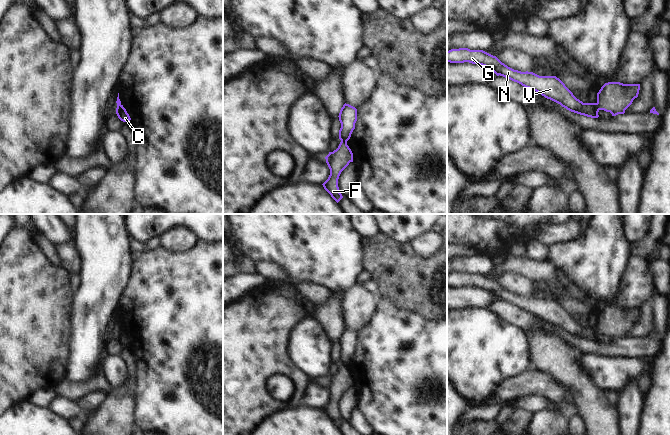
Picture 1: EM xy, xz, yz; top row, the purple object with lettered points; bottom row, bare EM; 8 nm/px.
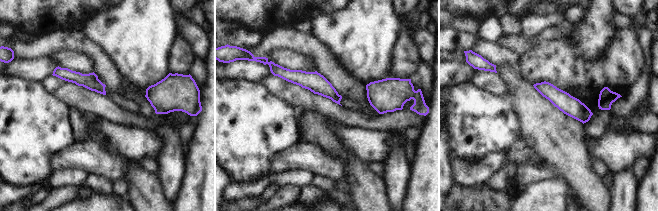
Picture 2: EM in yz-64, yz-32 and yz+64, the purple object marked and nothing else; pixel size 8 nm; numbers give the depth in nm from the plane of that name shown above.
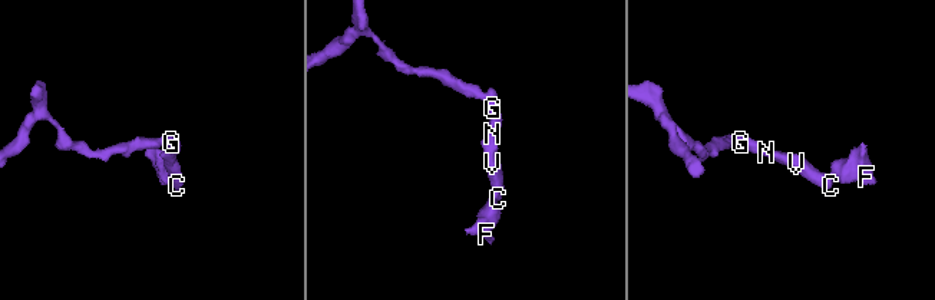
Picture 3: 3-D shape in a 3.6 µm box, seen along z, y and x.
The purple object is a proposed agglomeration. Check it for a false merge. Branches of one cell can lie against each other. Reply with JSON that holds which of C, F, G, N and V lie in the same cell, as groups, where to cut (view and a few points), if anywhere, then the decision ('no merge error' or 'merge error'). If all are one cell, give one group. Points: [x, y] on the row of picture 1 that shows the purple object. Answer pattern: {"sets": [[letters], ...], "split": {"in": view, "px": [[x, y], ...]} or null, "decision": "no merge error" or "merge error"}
{"sets": [["C", "G", "N", "V"], ["F"]], "split": {"in": "yz", "px": [[595, 103], [599, 109]]}, "decision": "merge error"}

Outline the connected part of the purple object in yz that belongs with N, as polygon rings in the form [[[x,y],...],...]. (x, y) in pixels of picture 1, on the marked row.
[[[468,48],[447,51],[447,62],[469,62],[485,66],[497,76],[503,76],[526,88],[532,89],[571,112],[591,118],[599,117],[599,108],[596,103],[583,103],[577,99],[556,76],[539,76],[533,72],[514,70],[502,63],[496,56],[483,50],[470,50]]]

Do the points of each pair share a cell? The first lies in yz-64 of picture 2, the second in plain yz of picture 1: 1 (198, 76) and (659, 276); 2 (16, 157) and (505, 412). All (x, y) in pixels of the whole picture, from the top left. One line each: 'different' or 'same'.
1: different
2: different

